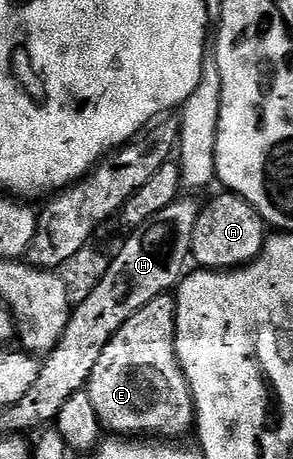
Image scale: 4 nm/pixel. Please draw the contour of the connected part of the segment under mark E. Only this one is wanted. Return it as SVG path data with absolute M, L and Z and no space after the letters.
M163 293L158 295L158 299L150 299L150 303L146 303L138 315L130 315L130 319L122 323L110 343L106 343L102 355L98 355L98 363L94 363L86 392L98 411L101 426L107 432L108 429L112 432L109 434L155 435L160 439L176 439L172 437L193 432L196 406L186 375L176 357L176 299L172 293Z

